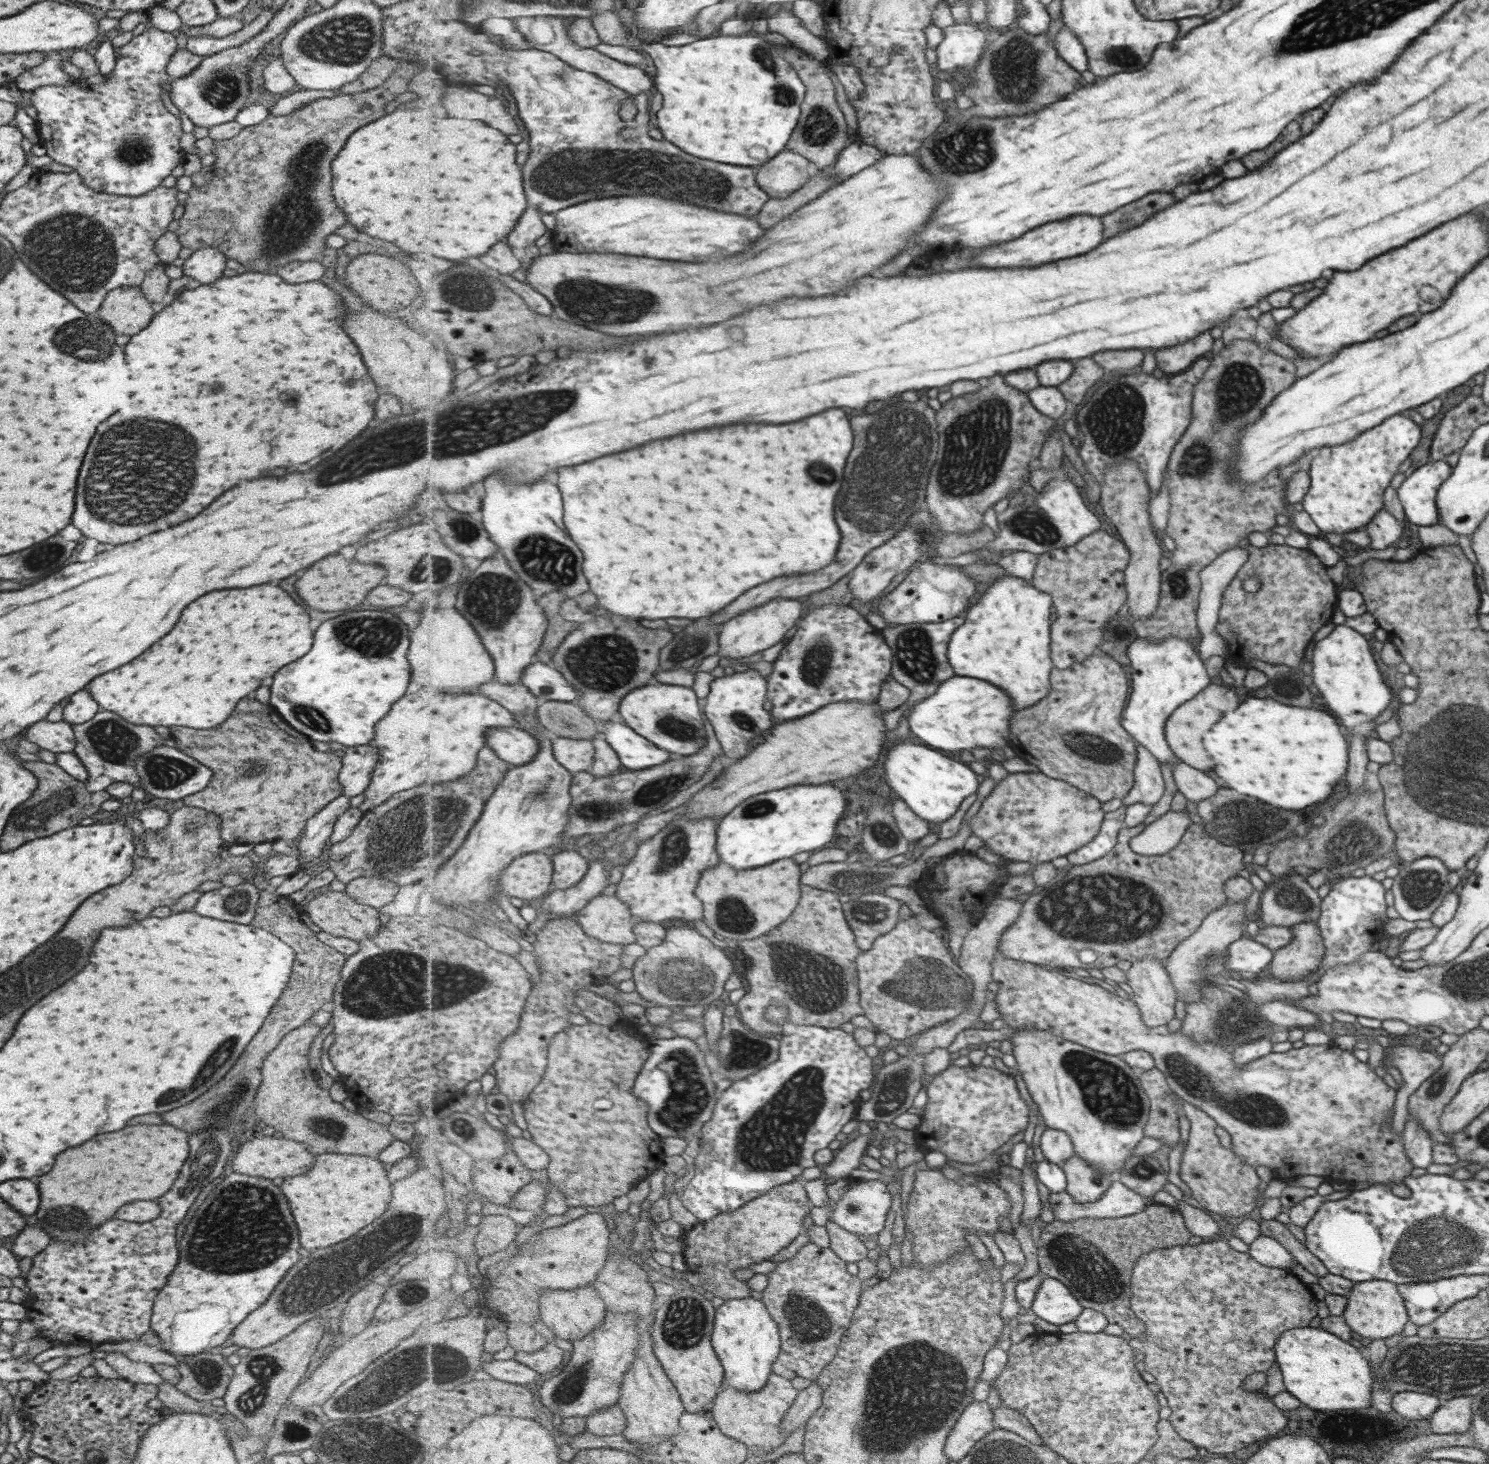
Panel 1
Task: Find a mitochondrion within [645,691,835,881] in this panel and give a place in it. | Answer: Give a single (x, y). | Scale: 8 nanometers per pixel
(674, 850)

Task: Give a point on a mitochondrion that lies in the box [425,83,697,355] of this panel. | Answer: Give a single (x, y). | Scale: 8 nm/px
(575, 175)

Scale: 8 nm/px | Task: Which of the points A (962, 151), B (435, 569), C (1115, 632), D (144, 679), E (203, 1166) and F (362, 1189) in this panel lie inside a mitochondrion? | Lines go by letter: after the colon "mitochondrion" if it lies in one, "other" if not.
A: mitochondrion
B: mitochondrion
C: mitochondrion
D: other
E: mitochondrion
F: other

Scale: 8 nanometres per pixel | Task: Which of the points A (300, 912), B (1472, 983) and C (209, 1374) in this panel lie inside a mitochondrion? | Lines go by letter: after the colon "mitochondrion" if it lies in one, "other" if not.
A: other
B: mitochondrion
C: mitochondrion

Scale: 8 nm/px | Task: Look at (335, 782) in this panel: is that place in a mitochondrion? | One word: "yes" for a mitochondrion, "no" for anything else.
no

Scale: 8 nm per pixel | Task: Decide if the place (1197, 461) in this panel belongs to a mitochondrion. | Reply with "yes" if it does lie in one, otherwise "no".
yes

